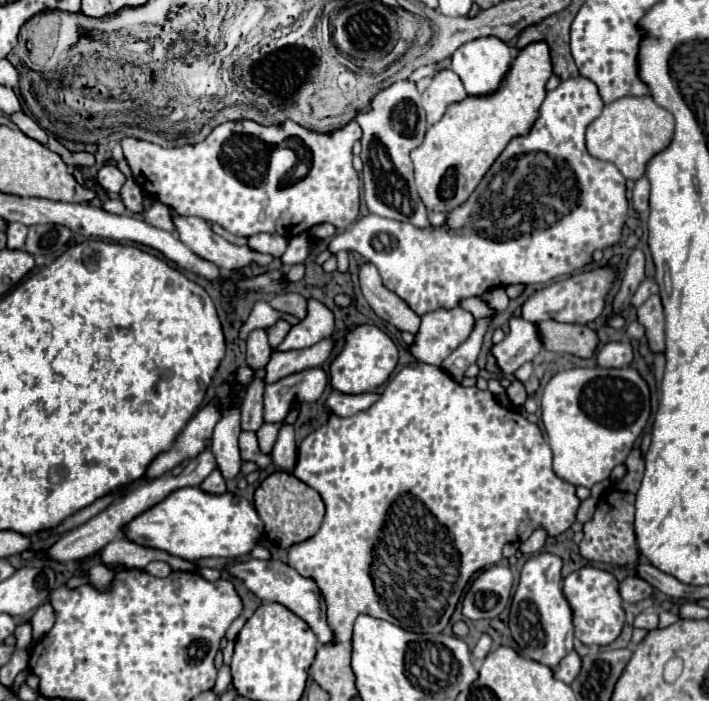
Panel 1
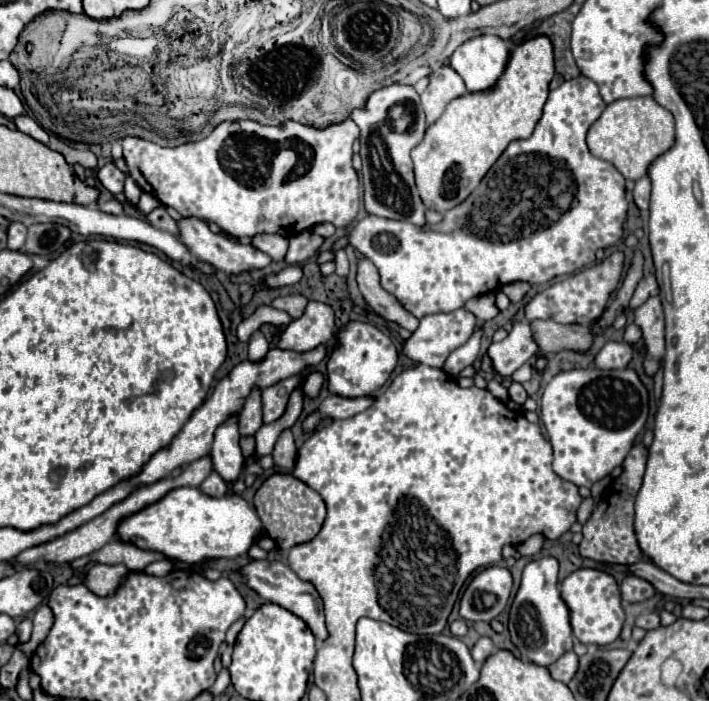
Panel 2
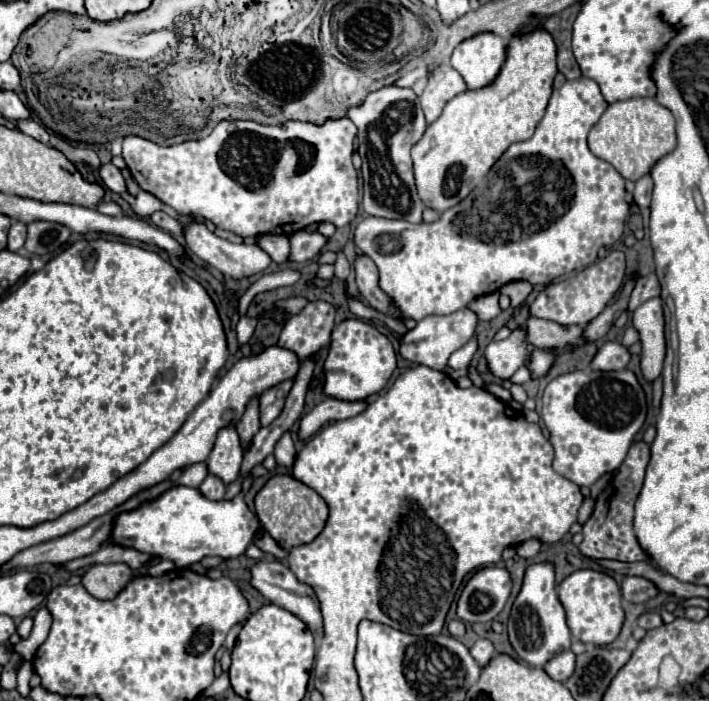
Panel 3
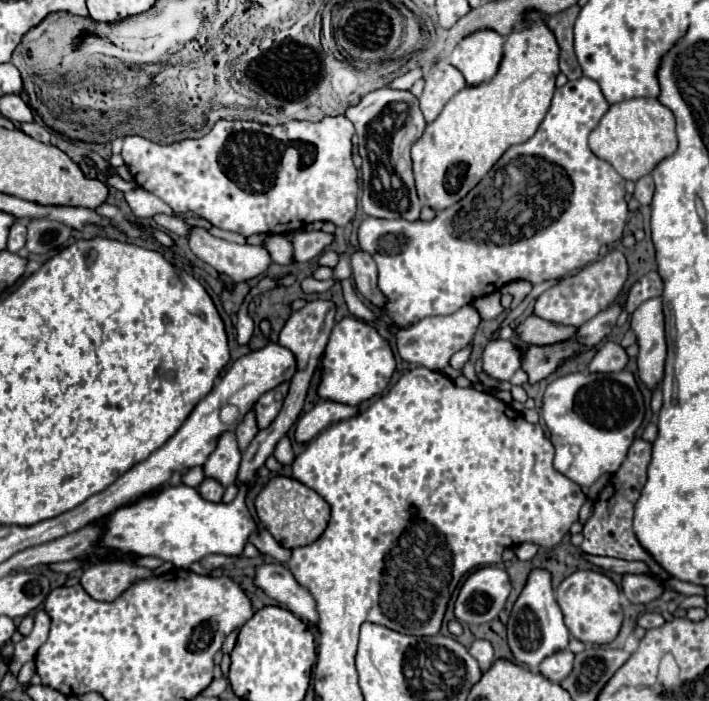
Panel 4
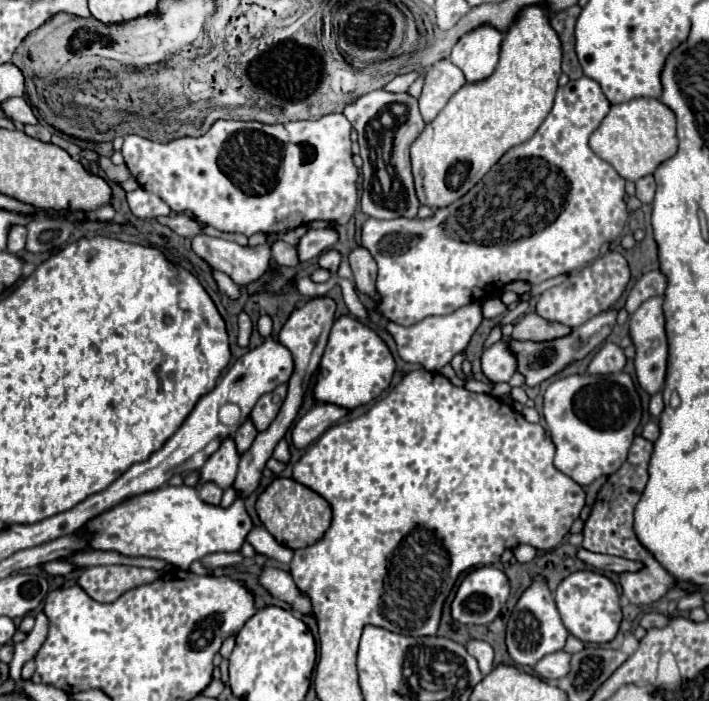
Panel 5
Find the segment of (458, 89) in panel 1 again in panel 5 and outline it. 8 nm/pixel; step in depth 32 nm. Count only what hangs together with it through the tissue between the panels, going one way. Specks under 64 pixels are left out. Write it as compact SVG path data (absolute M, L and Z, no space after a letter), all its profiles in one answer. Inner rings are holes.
M440 60L432 64L424 76L424 88L420 96L420 112L424 122L436 118L436 114L446 106L450 96L466 84L462 70L450 60Z

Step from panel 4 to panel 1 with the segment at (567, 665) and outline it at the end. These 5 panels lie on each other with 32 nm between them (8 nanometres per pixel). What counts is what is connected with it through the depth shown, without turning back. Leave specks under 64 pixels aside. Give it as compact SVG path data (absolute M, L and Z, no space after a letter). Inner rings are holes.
M576 652L566 654L566 656L560 660L558 668L552 668L552 672L554 672L554 678L556 678L556 680L562 680L562 682L570 684L570 682L578 676L578 672L580 672L580 656L578 656Z

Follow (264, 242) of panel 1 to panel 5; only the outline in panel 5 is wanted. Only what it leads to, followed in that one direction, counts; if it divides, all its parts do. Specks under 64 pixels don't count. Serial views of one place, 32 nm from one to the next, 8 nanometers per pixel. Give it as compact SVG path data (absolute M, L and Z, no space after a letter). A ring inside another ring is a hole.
M276 242L276 244L272 246L272 258L274 258L280 266L288 266L288 268L294 268L294 266L300 264L296 246L290 246L290 244L286 244L286 242Z

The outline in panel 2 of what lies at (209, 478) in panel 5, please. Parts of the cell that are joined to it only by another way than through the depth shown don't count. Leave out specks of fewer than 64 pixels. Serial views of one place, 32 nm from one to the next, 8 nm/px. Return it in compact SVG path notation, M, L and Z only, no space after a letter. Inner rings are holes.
M236 416L228 418L216 430L210 458L212 458L212 470L220 474L224 482L234 482L240 476L244 456L240 450L240 434L238 434Z

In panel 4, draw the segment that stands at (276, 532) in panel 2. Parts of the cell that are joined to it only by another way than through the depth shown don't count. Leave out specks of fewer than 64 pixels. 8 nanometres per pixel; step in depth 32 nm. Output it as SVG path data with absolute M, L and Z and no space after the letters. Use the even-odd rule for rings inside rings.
M276 476L266 484L266 488L256 498L256 512L262 526L274 536L274 540L290 550L308 546L314 542L314 538L318 540L330 520L328 502L308 486L286 476Z

